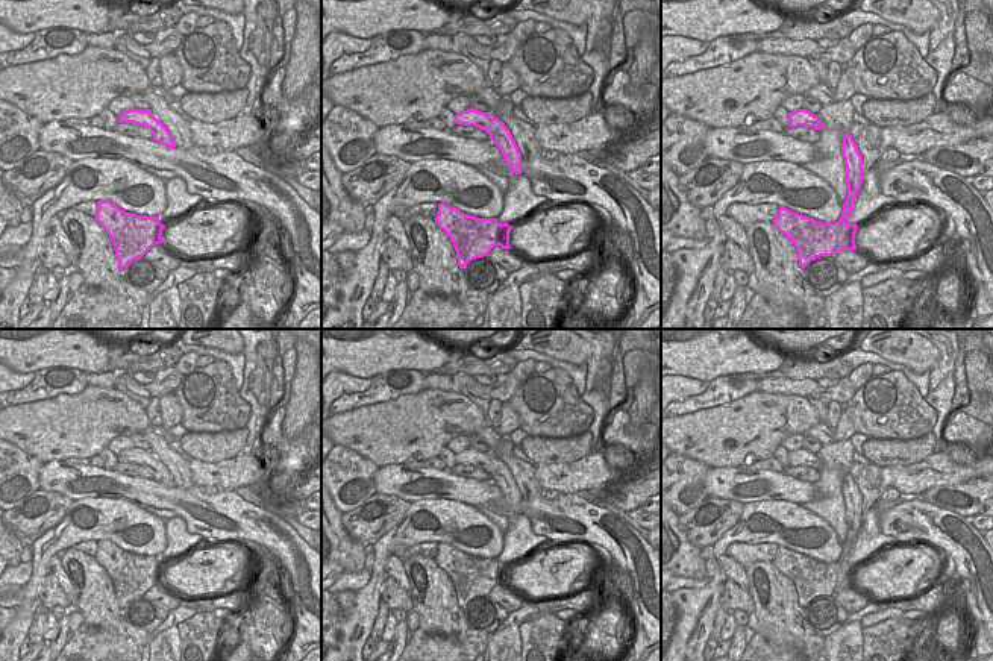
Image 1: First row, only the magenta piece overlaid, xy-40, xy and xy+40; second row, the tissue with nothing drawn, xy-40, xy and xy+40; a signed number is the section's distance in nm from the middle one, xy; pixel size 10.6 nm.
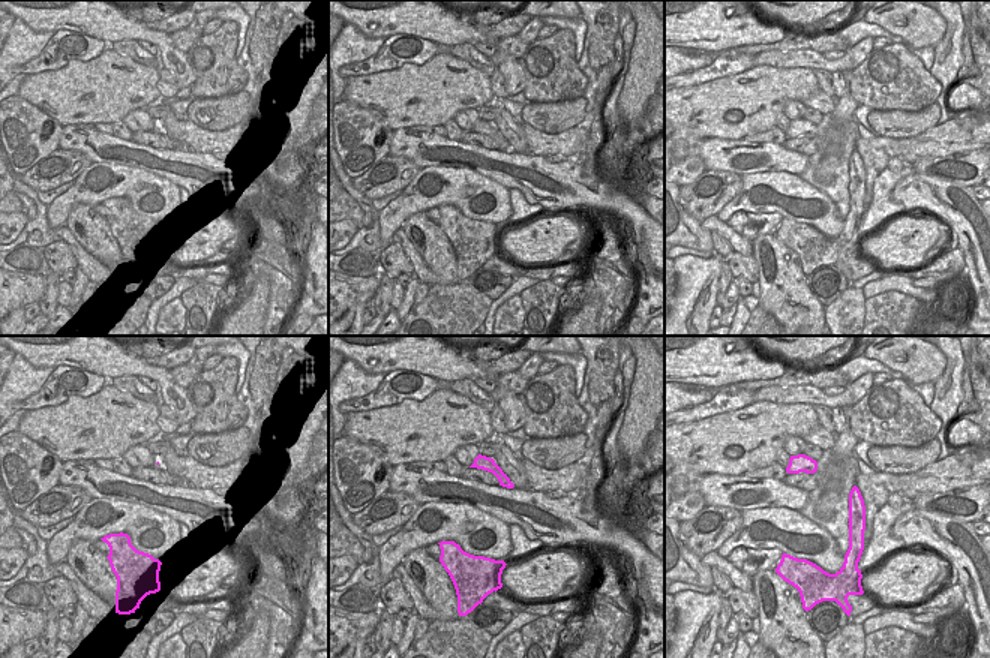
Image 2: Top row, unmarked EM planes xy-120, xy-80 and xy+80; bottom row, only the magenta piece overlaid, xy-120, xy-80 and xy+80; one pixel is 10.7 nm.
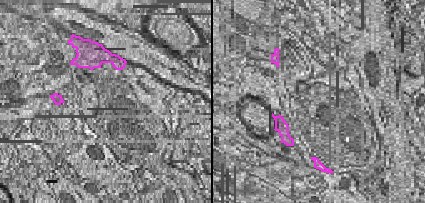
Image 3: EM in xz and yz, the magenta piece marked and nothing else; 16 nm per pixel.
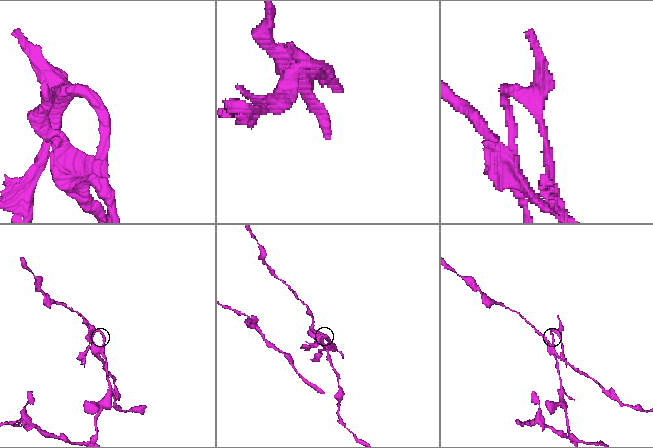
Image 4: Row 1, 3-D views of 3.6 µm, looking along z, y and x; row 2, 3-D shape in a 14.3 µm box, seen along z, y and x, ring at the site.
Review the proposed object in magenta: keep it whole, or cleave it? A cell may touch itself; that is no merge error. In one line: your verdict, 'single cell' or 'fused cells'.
fused cells

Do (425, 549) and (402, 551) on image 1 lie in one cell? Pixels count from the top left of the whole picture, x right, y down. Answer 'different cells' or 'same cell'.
same cell

